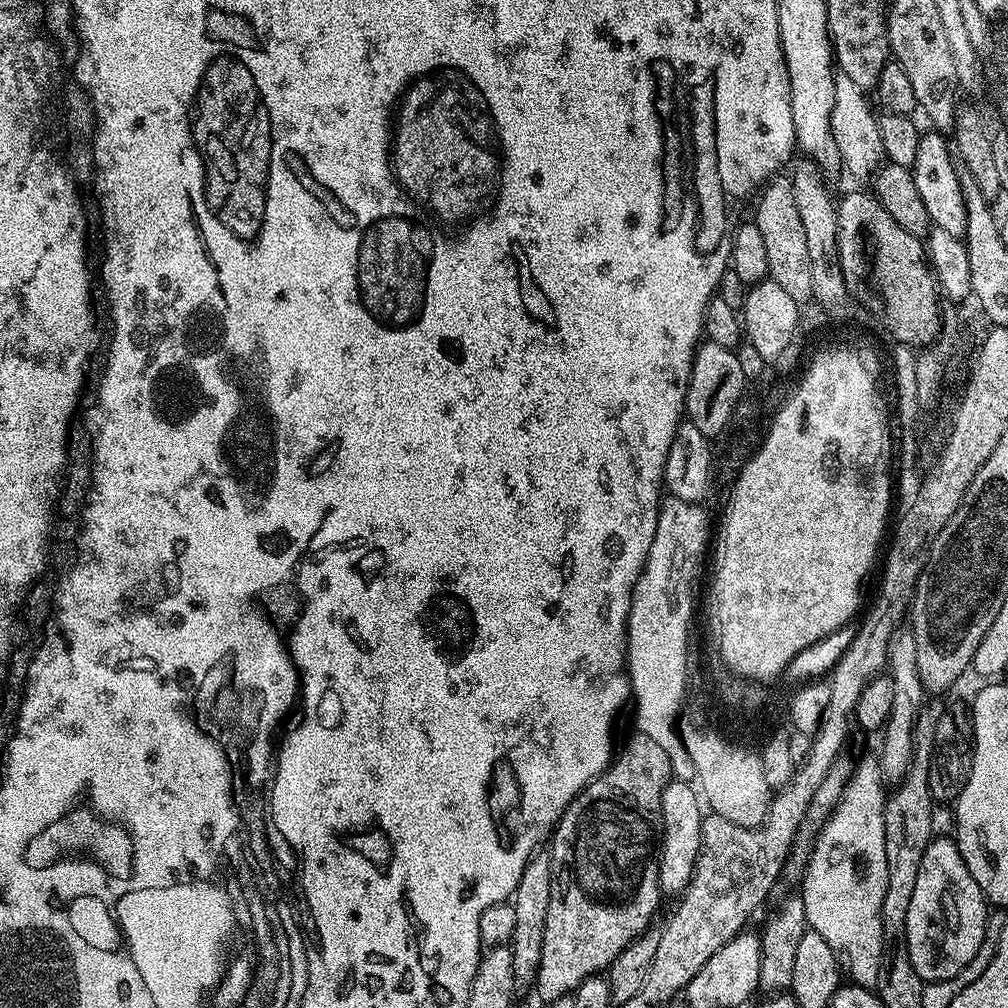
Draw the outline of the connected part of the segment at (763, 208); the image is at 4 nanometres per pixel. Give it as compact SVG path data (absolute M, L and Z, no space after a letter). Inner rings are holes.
M777 174L759 189L756 204L756 216L754 223L762 234L766 245L766 262L768 263L768 276L790 294L798 302L811 301L813 299L812 287L814 278L810 275L810 250L806 247L806 226L802 226L802 214L798 214L798 205L794 202L794 186L787 175Z

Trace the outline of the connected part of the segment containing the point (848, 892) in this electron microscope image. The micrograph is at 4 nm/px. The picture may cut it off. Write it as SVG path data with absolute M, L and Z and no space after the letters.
M875 759L864 760L855 769L851 769L848 782L844 786L844 791L837 802L836 807L827 813L826 819L819 825L820 833L813 839L810 844L807 864L803 869L802 883L804 889L799 889L798 895L804 900L804 909L806 910L806 918L808 919L808 928L811 931L822 934L822 938L826 938L826 946L830 946L830 950L834 950L834 958L838 962L841 973L851 983L857 984L859 988L875 989L876 979L880 976L880 963L884 957L884 935L882 934L882 894L886 894L886 834L884 833L884 801L886 799L886 790L884 792L882 785L882 777Z

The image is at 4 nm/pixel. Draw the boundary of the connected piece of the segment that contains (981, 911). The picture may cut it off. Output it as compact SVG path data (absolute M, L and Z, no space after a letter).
M935 837L926 846L926 854L922 854L922 866L918 866L918 882L914 882L910 910L906 910L906 942L910 950L910 962L920 979L931 982L954 978L954 974L958 974L962 966L974 958L974 954L978 954L978 946L982 946L982 938L986 934L989 915L988 899L982 894L982 886L974 882L974 874L966 870L966 862L962 862L962 854L955 839Z

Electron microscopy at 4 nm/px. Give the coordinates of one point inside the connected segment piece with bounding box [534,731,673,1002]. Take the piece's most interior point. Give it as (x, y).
(605, 891)

